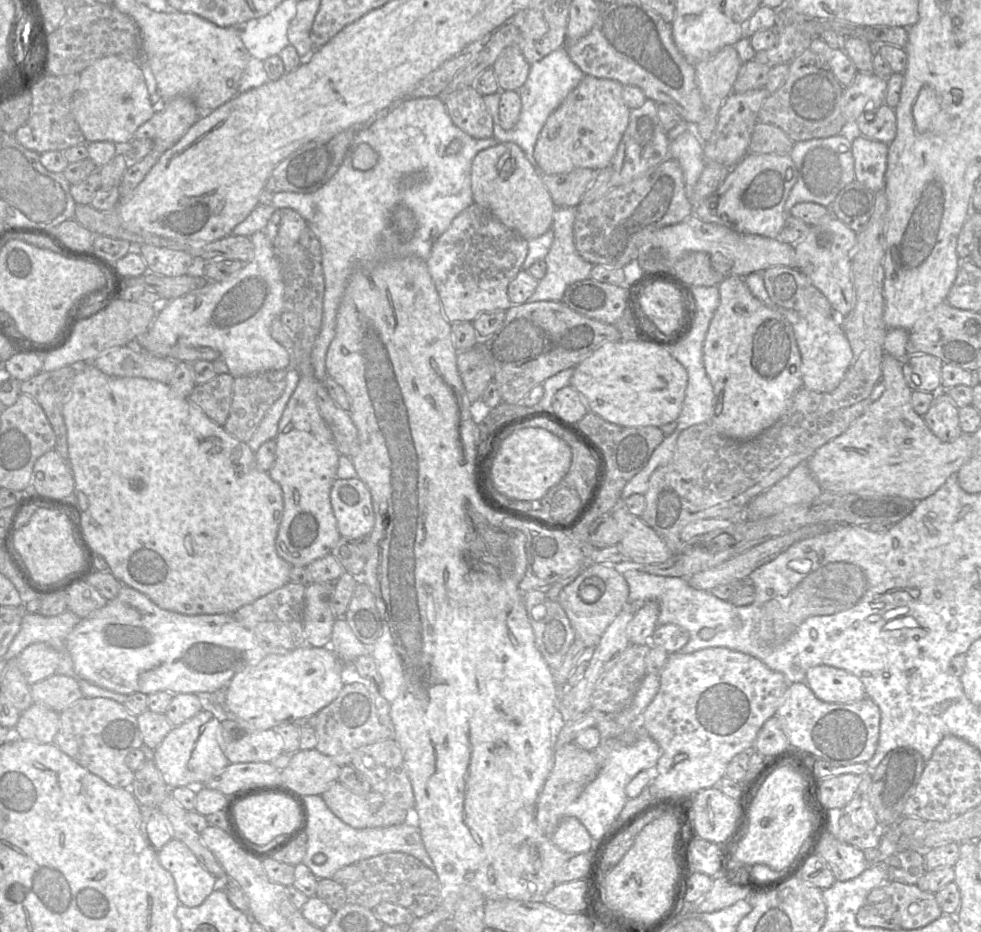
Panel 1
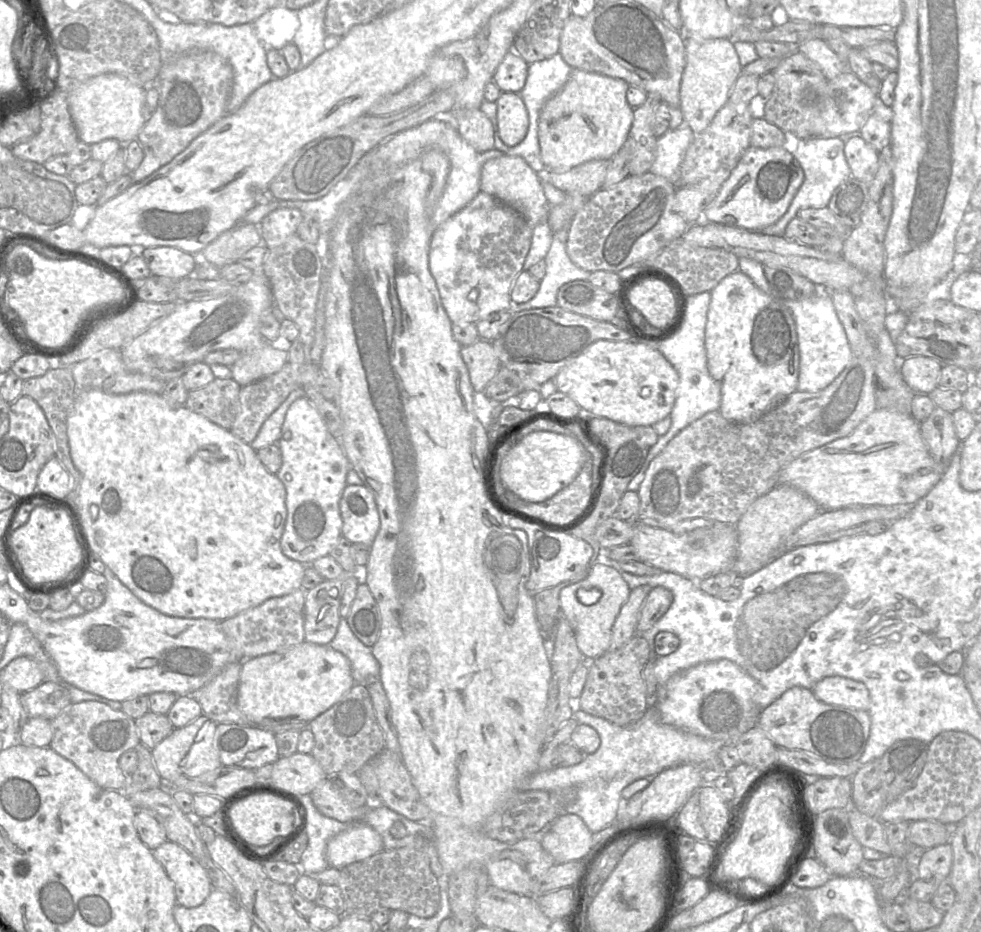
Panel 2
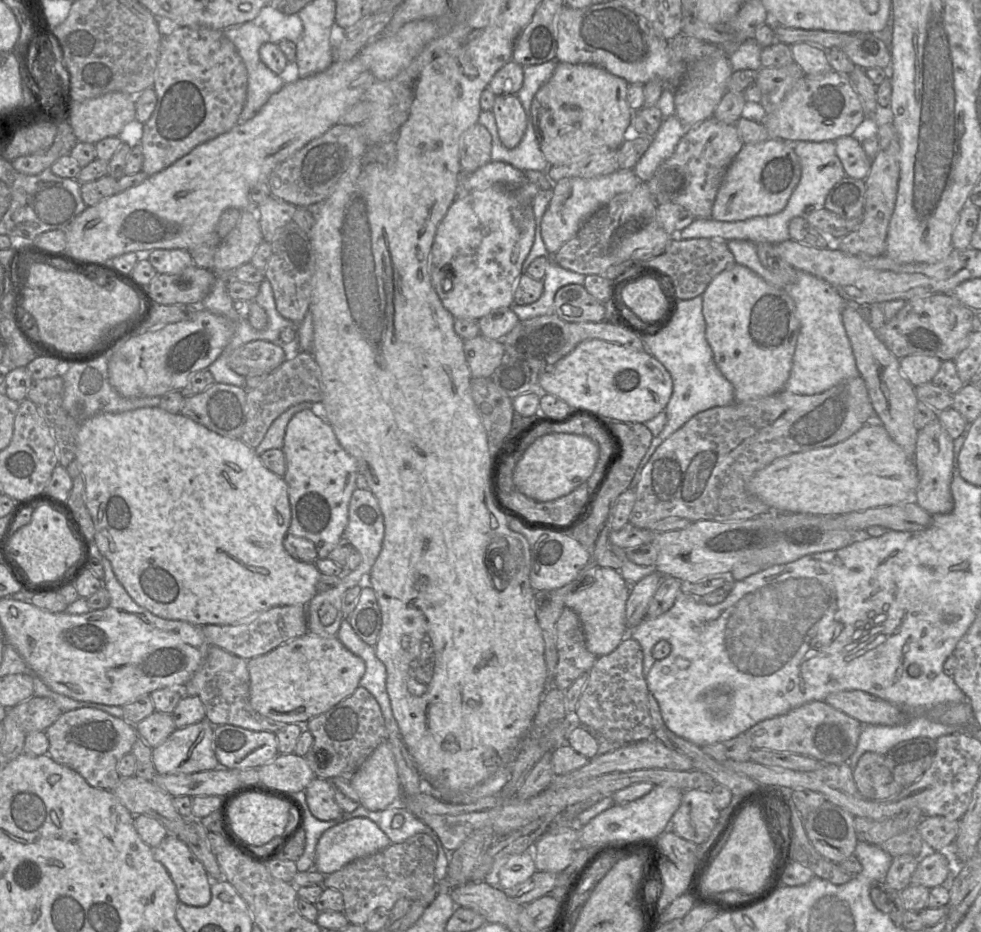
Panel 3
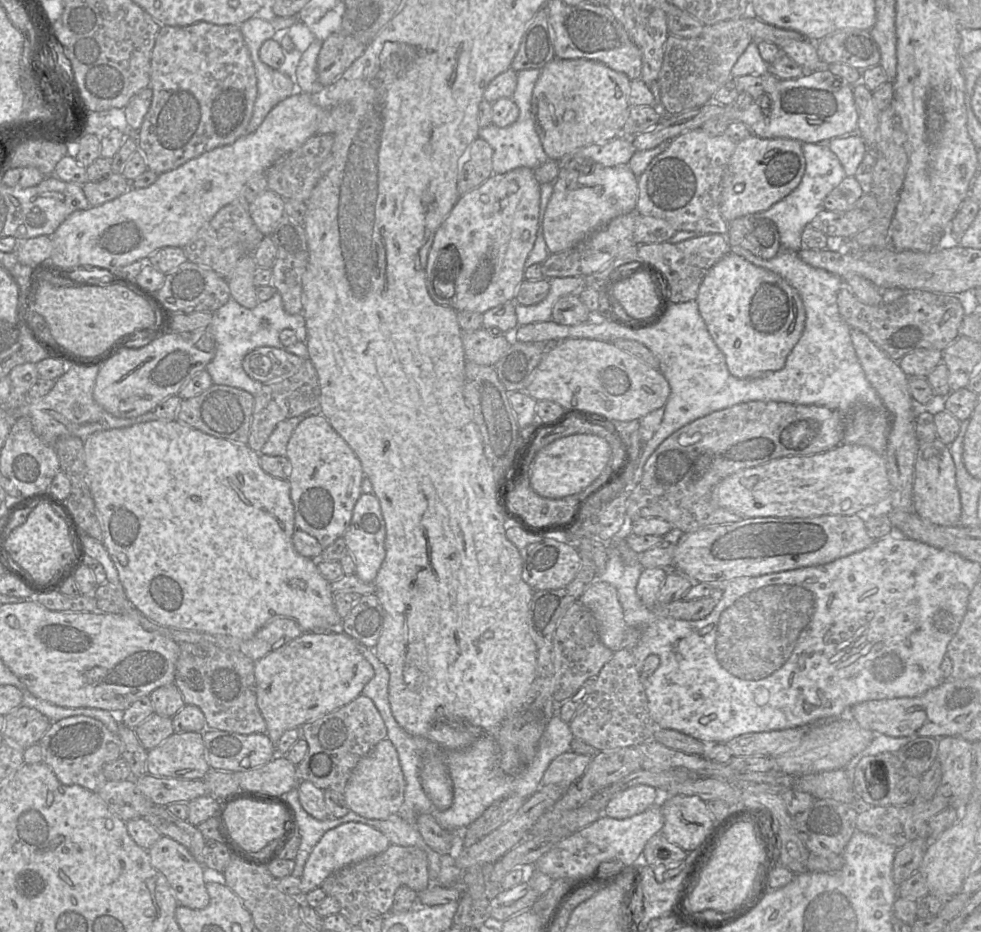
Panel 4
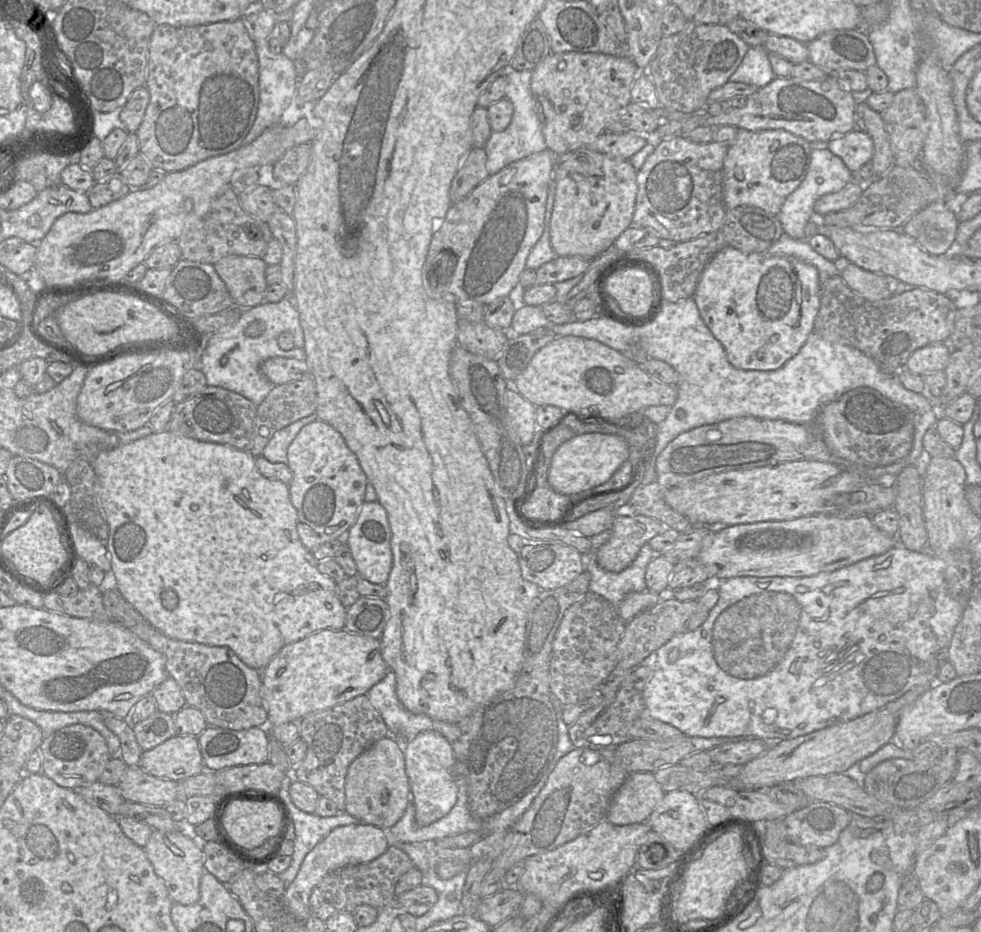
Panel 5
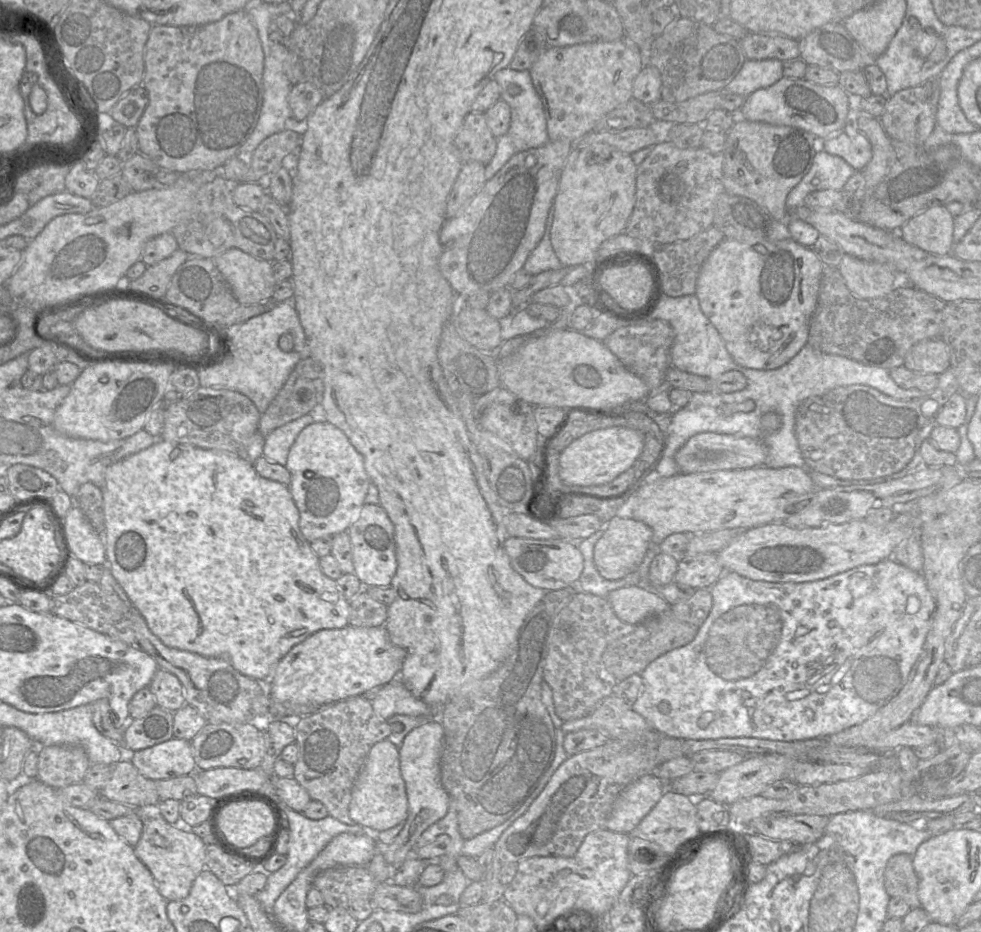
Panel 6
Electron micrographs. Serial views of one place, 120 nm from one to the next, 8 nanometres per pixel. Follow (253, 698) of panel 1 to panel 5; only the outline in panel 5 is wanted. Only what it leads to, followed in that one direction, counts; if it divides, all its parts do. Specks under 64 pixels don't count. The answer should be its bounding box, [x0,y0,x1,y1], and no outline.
[261,629,389,771]

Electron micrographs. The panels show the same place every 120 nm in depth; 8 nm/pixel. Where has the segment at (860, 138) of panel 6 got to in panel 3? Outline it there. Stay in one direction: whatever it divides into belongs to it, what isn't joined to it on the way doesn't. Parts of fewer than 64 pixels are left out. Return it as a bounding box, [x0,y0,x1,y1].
[835,136,872,180]

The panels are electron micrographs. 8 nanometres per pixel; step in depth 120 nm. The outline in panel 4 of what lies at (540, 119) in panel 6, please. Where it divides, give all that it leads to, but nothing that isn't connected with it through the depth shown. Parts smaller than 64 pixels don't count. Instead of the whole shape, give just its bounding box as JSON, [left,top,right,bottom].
[478,69,549,174]

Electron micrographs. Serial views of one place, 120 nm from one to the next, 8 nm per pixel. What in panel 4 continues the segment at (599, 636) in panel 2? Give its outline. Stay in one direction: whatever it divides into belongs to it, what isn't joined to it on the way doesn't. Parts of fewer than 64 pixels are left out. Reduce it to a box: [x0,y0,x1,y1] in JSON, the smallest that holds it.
[578,581,628,652]

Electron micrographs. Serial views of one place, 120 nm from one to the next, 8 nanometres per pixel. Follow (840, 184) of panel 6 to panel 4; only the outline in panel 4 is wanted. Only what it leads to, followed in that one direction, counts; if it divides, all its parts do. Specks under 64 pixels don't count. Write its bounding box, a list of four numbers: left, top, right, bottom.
[759,143,846,252]

